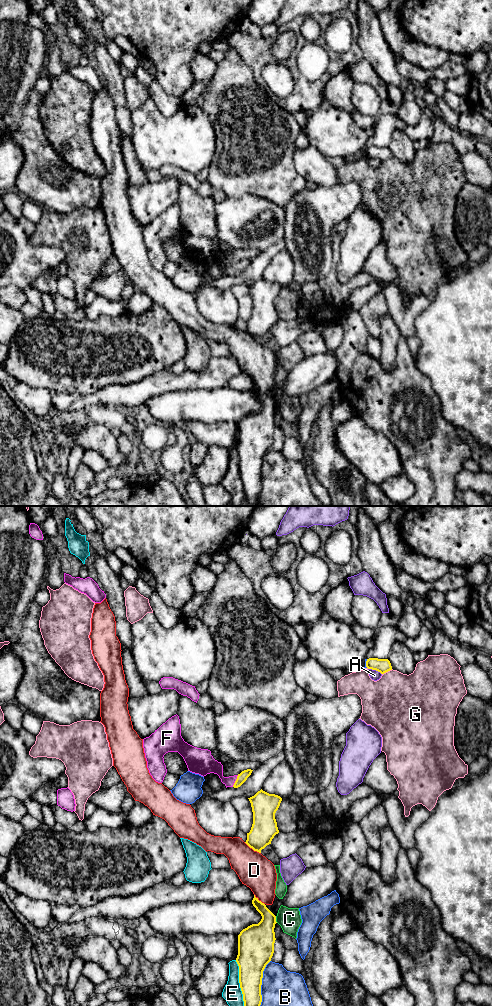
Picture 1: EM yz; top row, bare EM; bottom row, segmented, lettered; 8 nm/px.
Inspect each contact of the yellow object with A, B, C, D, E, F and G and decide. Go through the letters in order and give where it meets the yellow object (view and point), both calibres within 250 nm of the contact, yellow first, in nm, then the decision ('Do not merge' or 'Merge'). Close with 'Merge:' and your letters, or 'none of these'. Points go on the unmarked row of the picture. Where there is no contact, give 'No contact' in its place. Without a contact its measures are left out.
A: Touches yellow at yz (375, 157). Thickness 110 nm (yellow) against 80 nm. Do not merge
B: Touches yellow at yz (260, 476). Thickness 240 nm (yellow) against 400 nm. Do not merge
C: Touches yellow at yz (275, 407). Thickness 280 nm (yellow) against 180 nm. Do not merge
D: Touches yellow at yz (252, 336). Thickness 200 nm (yellow) against 280 nm. Do not merge
E: Touches yellow at yz (241, 477). Thickness 240 nm (yellow) against 150 nm. Do not merge
F: Touches yellow at yz (235, 269). Thickness 80 nm (yellow) against 130 nm. Merge
G: Touches yellow at yz (387, 159). Thickness 110 nm (yellow) against 440 nm. Do not merge
Merge: F

